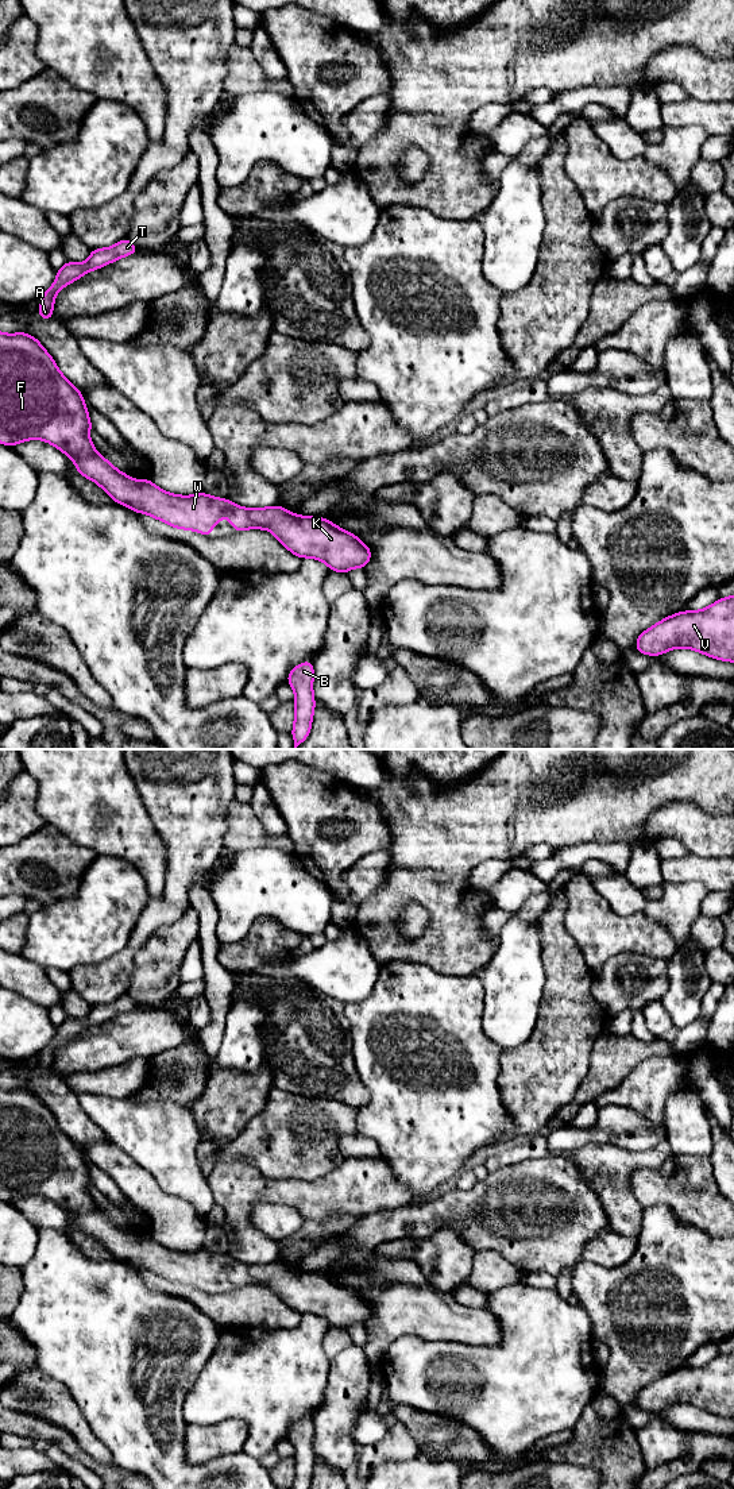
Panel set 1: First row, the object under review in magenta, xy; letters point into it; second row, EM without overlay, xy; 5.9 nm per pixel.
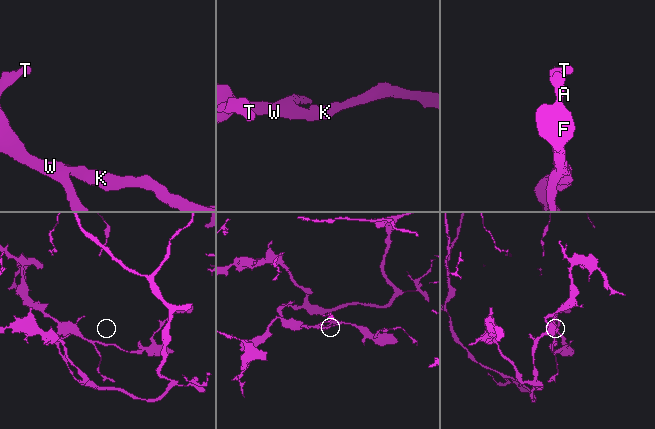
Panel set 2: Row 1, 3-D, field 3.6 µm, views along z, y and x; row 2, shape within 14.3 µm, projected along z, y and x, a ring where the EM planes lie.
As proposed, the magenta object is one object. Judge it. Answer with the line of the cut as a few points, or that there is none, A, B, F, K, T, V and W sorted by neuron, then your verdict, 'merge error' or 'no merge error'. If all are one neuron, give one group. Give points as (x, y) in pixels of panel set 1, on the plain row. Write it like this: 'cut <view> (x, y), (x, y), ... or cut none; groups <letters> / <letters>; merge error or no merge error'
cut none; groups A B F K T V W; no merge error

